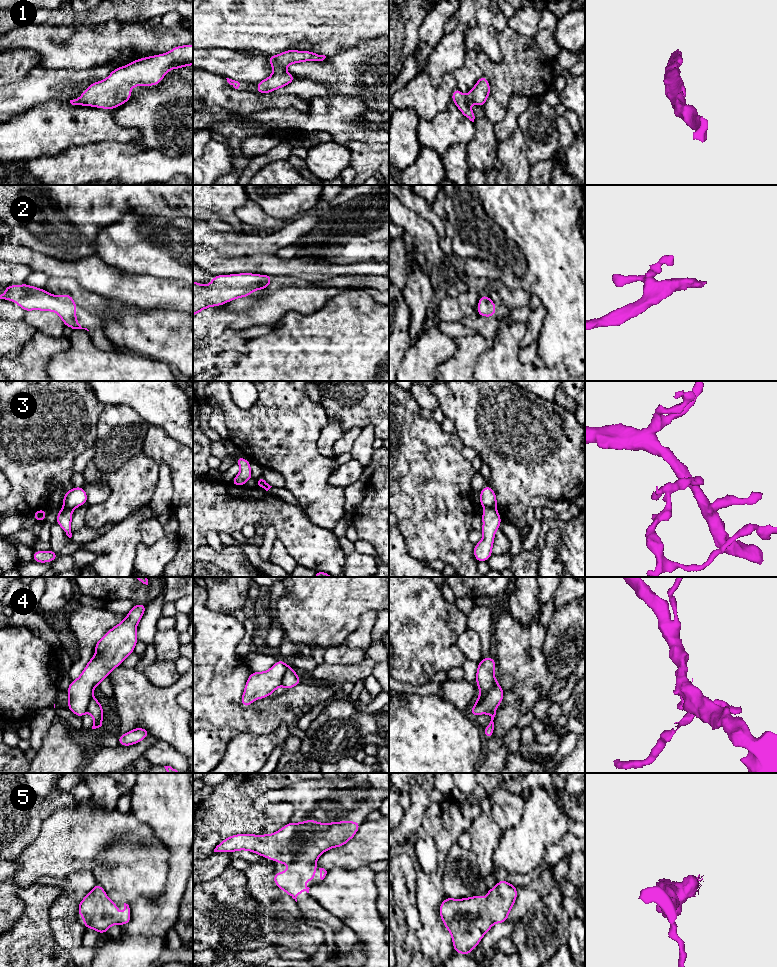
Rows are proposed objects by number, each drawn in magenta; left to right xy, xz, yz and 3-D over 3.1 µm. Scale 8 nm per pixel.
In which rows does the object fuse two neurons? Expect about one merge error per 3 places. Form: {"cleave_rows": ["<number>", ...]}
{"cleave_rows": ["3", "4"]}

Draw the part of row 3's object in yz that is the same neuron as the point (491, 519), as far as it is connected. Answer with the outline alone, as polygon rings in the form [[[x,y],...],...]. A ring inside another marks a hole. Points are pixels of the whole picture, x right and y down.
[[[486,507],[482,513],[483,527],[482,540],[474,545],[473,554],[477,562],[488,561],[492,556],[492,547],[494,543],[495,532],[499,529],[502,518],[496,508]]]

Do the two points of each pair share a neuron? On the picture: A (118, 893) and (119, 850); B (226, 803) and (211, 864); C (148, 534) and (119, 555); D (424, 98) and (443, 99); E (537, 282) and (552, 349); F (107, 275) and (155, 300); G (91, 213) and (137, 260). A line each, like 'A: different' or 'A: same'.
A: same
B: different
C: different
D: same
E: same
F: same
G: different

